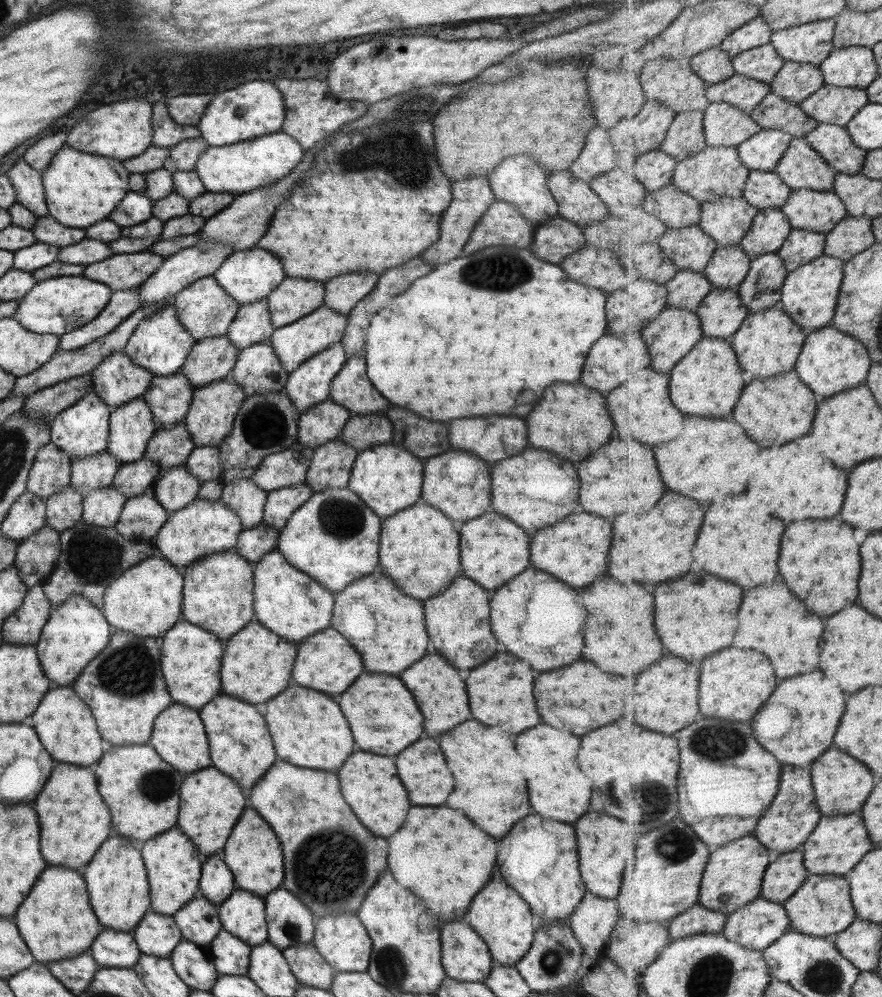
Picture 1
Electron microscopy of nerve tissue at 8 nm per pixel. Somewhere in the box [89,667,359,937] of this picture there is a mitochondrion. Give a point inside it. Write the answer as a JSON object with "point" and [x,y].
{"point":[157,785]}

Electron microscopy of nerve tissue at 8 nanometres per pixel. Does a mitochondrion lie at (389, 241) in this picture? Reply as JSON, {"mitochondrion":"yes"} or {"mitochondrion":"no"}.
{"mitochondrion":"no"}

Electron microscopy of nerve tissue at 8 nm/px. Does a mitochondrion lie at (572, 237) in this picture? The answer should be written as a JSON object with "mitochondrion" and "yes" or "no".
{"mitochondrion":"no"}

